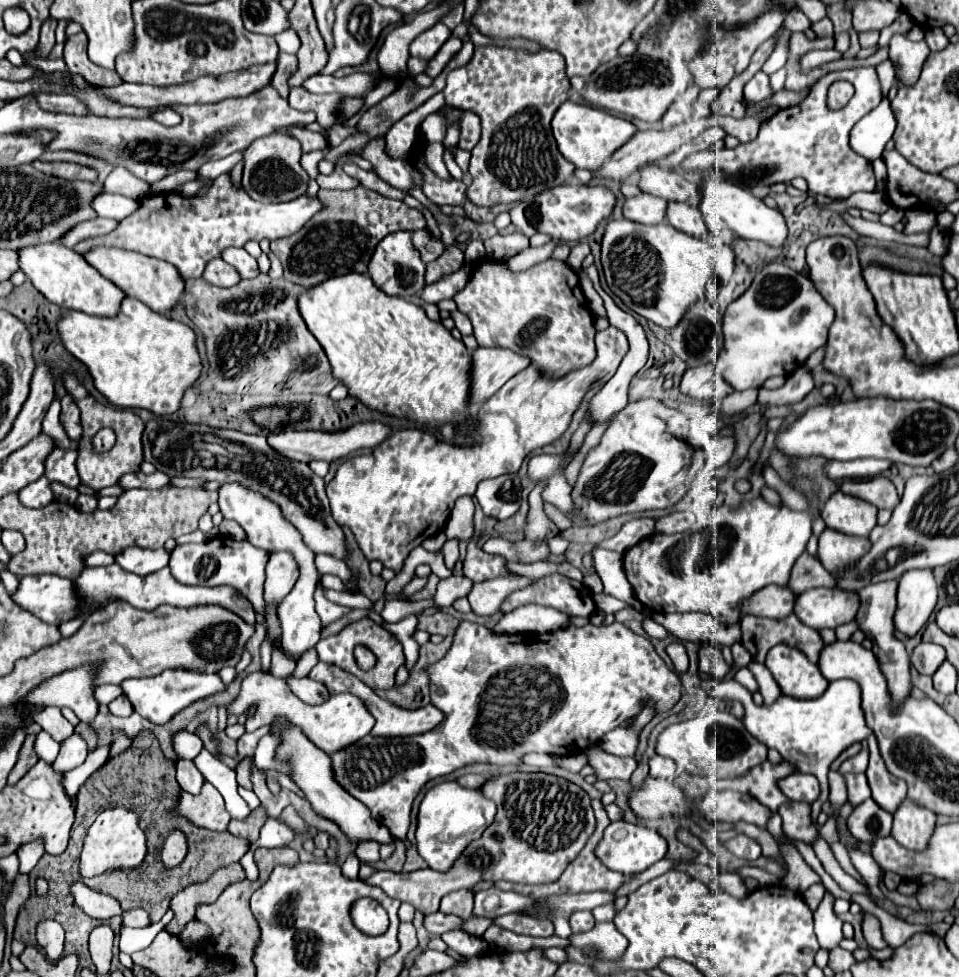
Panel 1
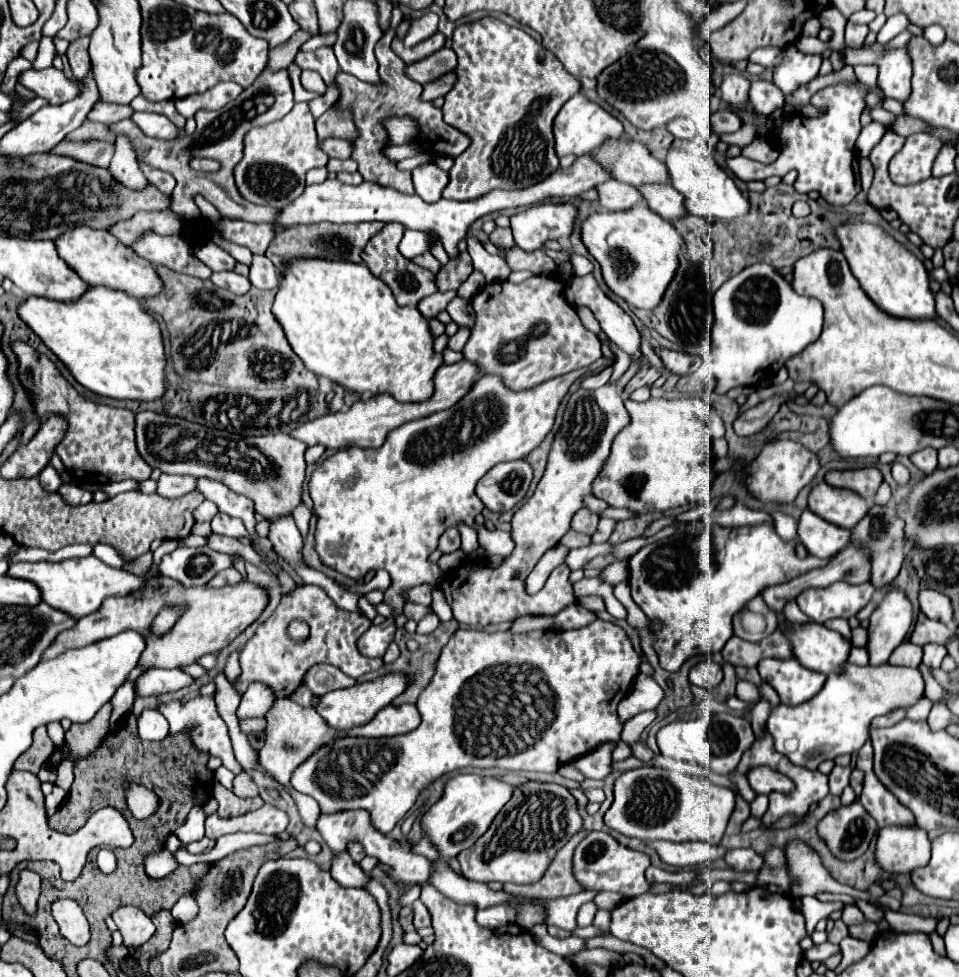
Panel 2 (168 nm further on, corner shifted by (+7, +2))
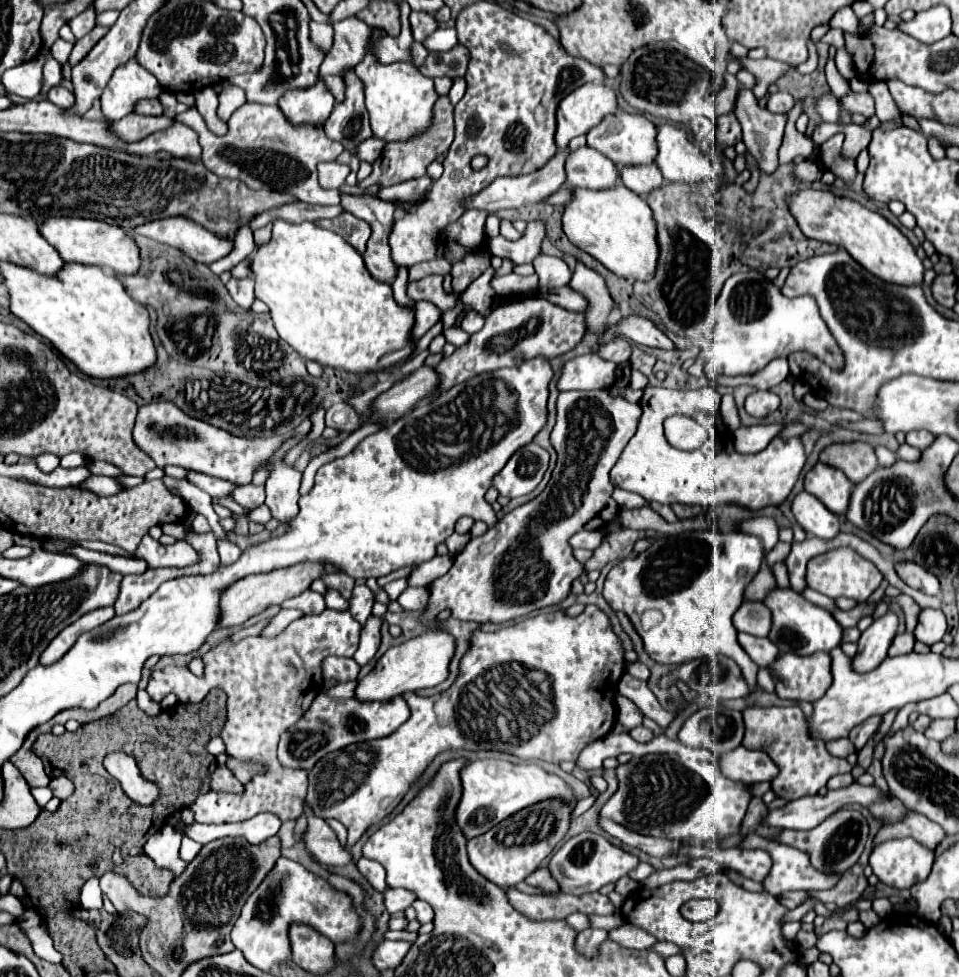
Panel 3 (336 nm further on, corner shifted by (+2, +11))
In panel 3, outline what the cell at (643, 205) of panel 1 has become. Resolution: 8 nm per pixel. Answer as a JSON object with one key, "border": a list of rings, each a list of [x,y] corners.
{"border":[[[581,147],[571,151],[567,159],[567,183],[571,187],[603,191],[619,183],[619,171],[605,155],[591,147]]]}

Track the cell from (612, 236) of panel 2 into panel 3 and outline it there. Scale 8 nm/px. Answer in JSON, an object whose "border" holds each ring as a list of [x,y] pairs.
{"border":[[[617,185],[617,189],[605,193],[573,189],[573,201],[565,205],[563,229],[573,245],[591,253],[621,279],[651,281],[655,277],[659,259],[657,221],[647,201],[625,185]]]}

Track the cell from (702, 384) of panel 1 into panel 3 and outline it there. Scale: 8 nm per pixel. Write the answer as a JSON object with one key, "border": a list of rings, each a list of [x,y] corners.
{"border":[[[627,317],[621,319],[607,335],[605,335],[605,343],[617,335],[625,335],[629,337],[633,343],[637,345],[645,345],[645,347],[657,347],[657,349],[677,349],[675,343],[649,319],[645,317]]]}

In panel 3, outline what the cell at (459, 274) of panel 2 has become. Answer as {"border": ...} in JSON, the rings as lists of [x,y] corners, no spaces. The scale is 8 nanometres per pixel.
{"border":[[[473,253],[473,255],[467,255],[463,261],[457,261],[453,263],[453,291],[459,295],[463,293],[485,269],[489,267],[489,259]]]}

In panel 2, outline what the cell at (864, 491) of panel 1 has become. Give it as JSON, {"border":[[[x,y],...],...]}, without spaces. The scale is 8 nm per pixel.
{"border":[[[860,468],[860,470],[842,470],[842,472],[832,470],[832,472],[826,472],[824,480],[830,486],[854,490],[862,498],[872,500],[882,482],[882,474],[878,468]]]}

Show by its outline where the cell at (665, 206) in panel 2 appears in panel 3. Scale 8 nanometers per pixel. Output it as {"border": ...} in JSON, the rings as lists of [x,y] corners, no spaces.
{"border":[[[657,165],[623,167],[619,173],[621,173],[623,185],[641,197],[647,197],[651,191],[661,189],[665,185],[665,179],[661,177],[661,171],[657,169]]]}

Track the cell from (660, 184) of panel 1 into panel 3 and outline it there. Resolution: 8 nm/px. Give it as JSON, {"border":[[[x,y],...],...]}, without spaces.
{"border":[[[619,111],[617,115],[605,117],[601,125],[593,127],[593,131],[587,133],[587,145],[609,157],[617,167],[627,165],[653,165],[657,157],[657,129],[655,125],[643,117],[643,115],[629,115],[625,111]]]}

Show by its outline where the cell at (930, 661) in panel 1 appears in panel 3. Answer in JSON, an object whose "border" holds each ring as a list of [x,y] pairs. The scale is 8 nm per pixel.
{"border":[[[901,633],[893,639],[893,645],[889,647],[889,657],[911,653],[913,645],[915,645],[915,635],[913,633]]]}

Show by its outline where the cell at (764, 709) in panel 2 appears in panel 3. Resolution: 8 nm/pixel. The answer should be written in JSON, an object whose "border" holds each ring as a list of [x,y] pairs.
{"border":[[[761,669],[761,671],[759,671],[759,675],[757,675],[757,683],[761,685],[761,691],[775,693],[775,681],[773,681],[769,669]]]}

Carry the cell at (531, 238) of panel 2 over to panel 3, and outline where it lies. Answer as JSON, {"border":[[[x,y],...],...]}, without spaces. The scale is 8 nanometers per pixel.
{"border":[[[527,221],[527,229],[519,241],[510,241],[498,235],[489,240],[491,255],[509,257],[515,265],[531,263],[541,253],[541,243],[547,239],[545,221]]]}

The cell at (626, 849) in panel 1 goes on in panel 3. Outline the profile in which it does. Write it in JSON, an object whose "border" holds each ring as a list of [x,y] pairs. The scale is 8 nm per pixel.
{"border":[[[583,831],[571,837],[569,841],[565,841],[563,847],[549,861],[549,869],[551,873],[555,873],[561,891],[569,895],[599,891],[603,885],[617,883],[621,877],[629,875],[629,871],[633,871],[637,865],[639,865],[639,857],[623,851],[621,847],[611,845],[603,835],[591,831]]]}

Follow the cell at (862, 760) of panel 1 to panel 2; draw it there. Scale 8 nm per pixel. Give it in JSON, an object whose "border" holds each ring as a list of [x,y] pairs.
{"border":[[[834,766],[834,770],[830,772],[830,782],[828,782],[830,794],[834,794],[834,796],[840,796],[840,794],[842,794],[842,790],[844,790],[844,788],[848,786],[848,782],[850,782],[850,772],[852,772],[850,766],[846,766],[846,768]]]}

